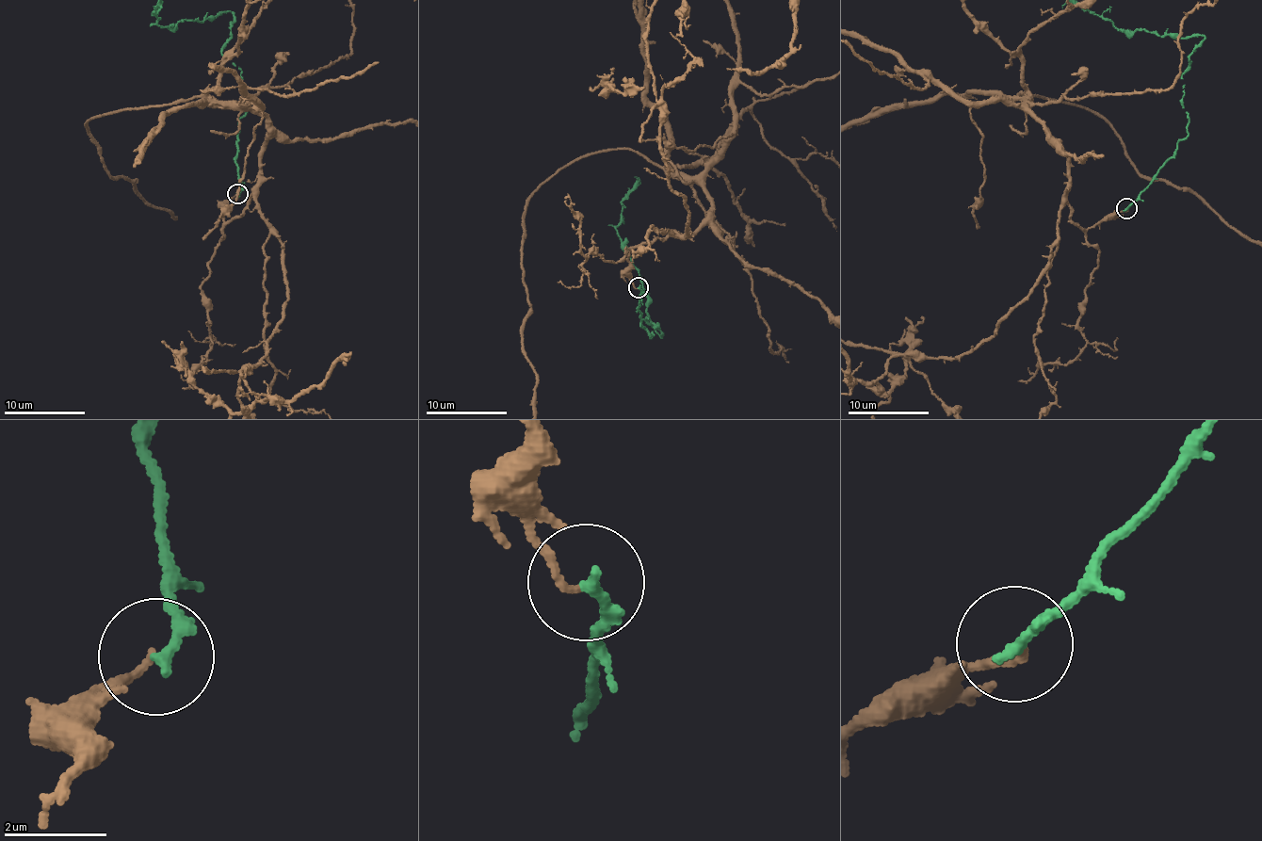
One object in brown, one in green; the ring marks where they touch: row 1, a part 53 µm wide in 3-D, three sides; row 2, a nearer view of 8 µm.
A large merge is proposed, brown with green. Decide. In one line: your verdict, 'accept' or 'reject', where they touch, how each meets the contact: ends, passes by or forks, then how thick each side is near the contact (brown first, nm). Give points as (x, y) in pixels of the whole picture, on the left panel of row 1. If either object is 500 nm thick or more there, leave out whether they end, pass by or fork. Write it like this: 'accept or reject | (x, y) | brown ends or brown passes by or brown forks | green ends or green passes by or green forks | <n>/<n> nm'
reject | (237, 194) | brown ends | green ends | 130/240 nm

